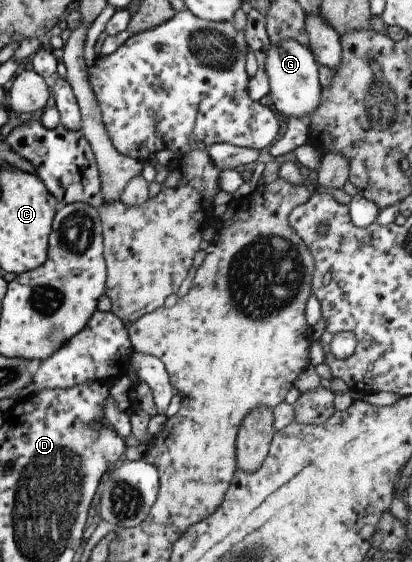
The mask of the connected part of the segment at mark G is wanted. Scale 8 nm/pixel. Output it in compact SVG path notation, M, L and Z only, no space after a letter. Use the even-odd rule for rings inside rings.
M283 39L279 45L271 45L265 53L265 75L269 84L269 97L275 109L283 117L297 117L306 119L309 113L314 113L319 105L320 83L318 80L318 63L310 49L293 41Z

